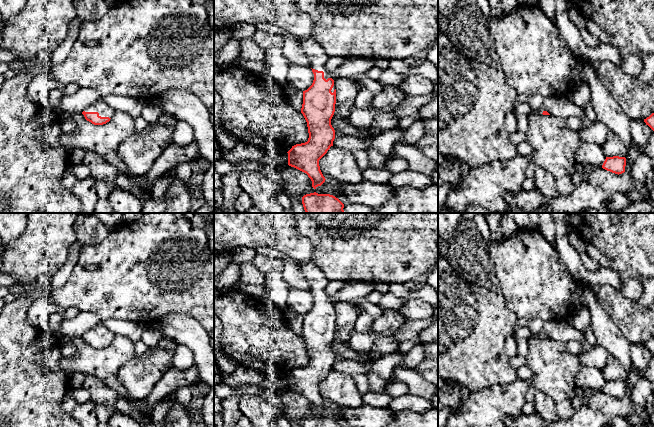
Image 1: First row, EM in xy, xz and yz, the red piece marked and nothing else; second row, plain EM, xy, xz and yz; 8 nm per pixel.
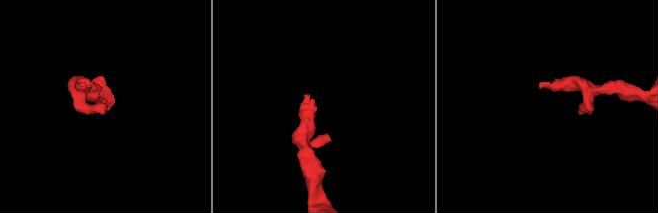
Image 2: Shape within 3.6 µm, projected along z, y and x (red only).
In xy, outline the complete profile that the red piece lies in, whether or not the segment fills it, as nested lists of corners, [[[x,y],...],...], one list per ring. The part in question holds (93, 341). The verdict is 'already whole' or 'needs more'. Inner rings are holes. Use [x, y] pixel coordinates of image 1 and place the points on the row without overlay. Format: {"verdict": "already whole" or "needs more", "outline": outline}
{"verdict": "needs more", "outline": [[[95,326],[82,336],[85,343],[94,349],[103,349],[110,345],[114,334],[105,326]]]}

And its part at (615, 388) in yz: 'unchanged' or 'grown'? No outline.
unchanged

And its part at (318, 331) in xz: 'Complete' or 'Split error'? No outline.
Split error

